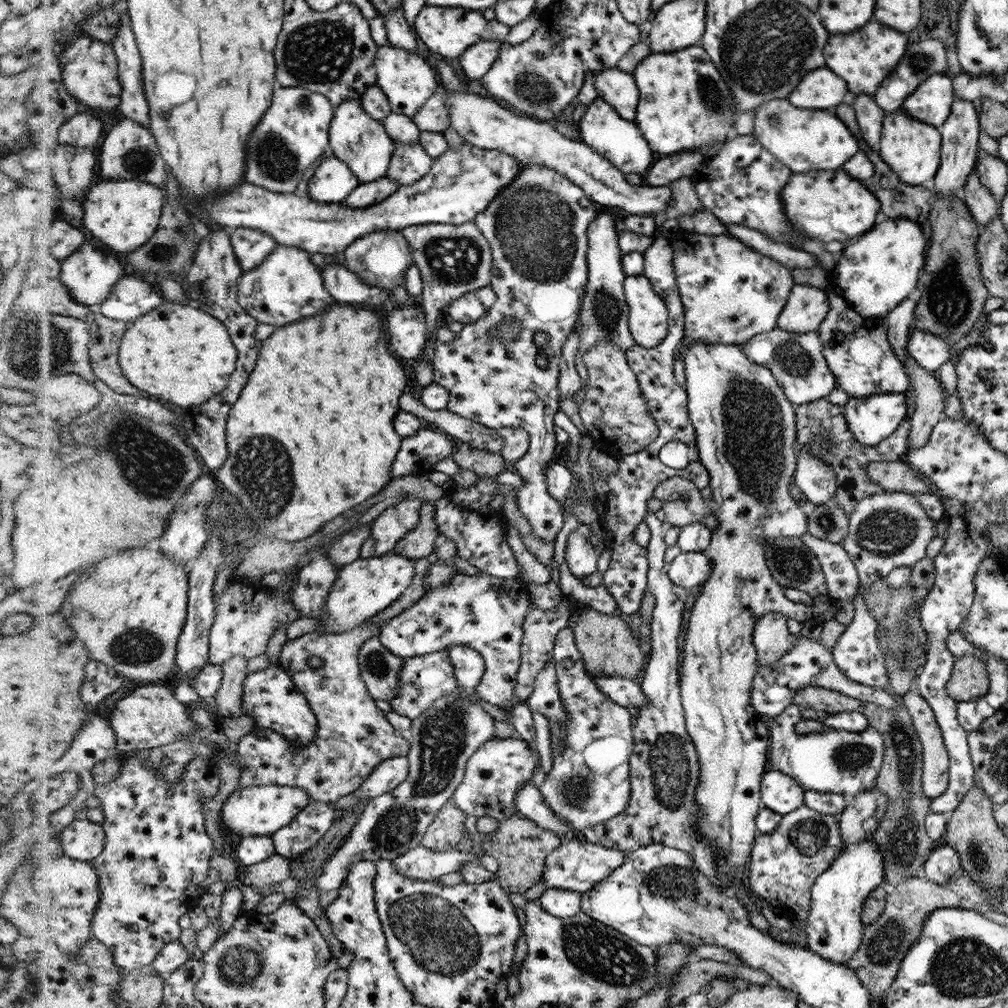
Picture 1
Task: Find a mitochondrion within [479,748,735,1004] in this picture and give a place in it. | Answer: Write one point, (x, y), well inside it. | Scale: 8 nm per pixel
(607, 958)

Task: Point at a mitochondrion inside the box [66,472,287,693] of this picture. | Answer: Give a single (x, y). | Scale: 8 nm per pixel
(137, 646)

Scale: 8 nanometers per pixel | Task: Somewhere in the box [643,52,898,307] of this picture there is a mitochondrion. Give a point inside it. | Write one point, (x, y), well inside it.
(713, 101)

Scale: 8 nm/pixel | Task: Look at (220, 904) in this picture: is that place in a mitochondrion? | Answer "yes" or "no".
no

